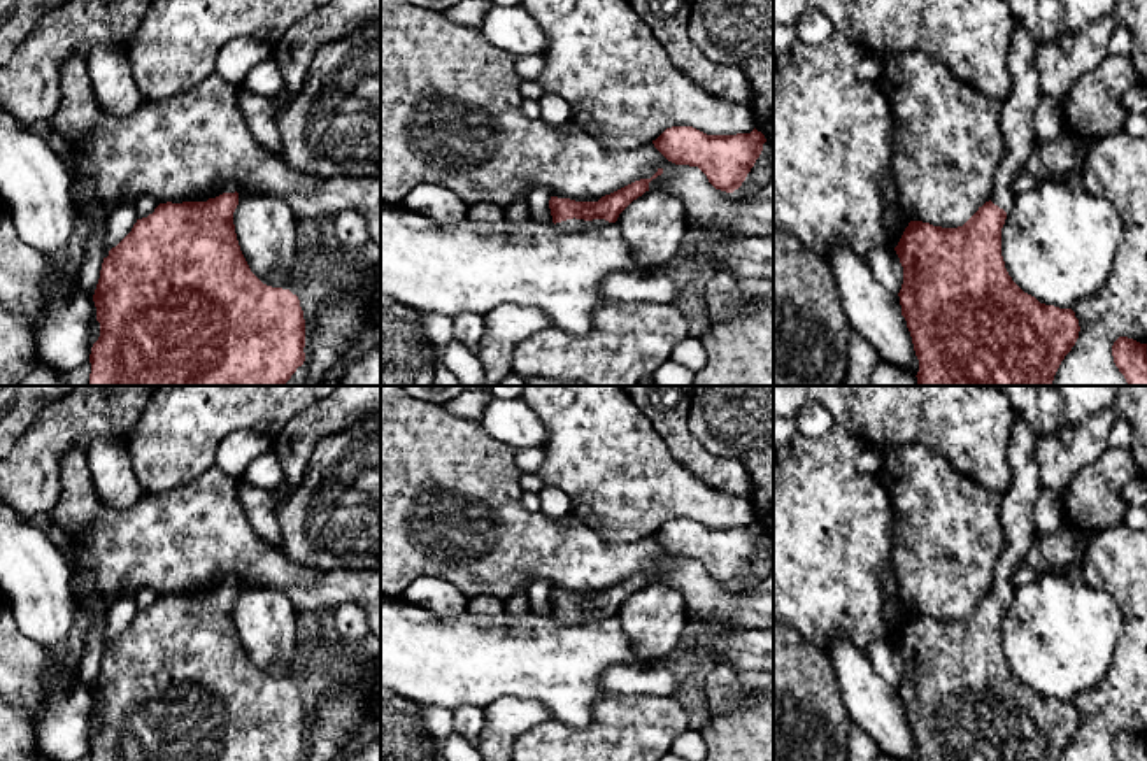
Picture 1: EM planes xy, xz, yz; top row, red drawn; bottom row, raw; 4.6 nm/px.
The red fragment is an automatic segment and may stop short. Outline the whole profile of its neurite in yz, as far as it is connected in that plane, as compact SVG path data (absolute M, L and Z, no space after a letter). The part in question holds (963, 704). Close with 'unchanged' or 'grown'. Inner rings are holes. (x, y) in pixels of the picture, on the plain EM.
M1015 412L1008 445L1012 484L1001 494L1000 505L1005 547L991 591L958 621L910 614L894 640L903 659L903 677L898 686L901 708L919 761L1059 761L1079 731L1075 705L1040 696L1024 686L1008 668L1001 649L1001 621L1015 589L1012 575L1022 566L1038 535L1033 523L1033 509L1042 491L1037 440L1031 424Z; grown

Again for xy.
M221 573L207 594L160 596L103 651L93 687L100 729L91 761L298 761L305 754L305 712L289 682L263 677L249 661L233 617L237 579Z; grown

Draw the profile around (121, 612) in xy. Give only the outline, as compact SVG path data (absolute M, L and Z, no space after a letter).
M132 594L119 596L107 612L107 642L105 649L109 649L109 644L116 640L133 621L137 615L137 605L135 598Z

